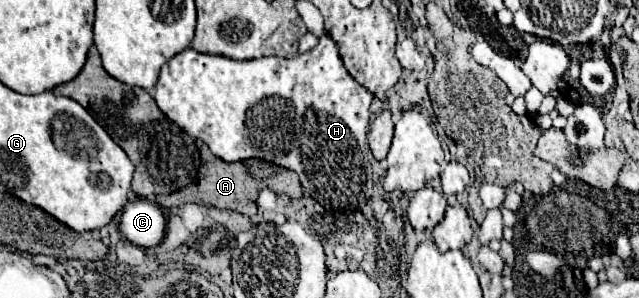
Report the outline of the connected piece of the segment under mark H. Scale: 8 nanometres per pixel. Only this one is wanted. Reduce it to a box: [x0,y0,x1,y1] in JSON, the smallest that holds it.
[153,35,373,211]

